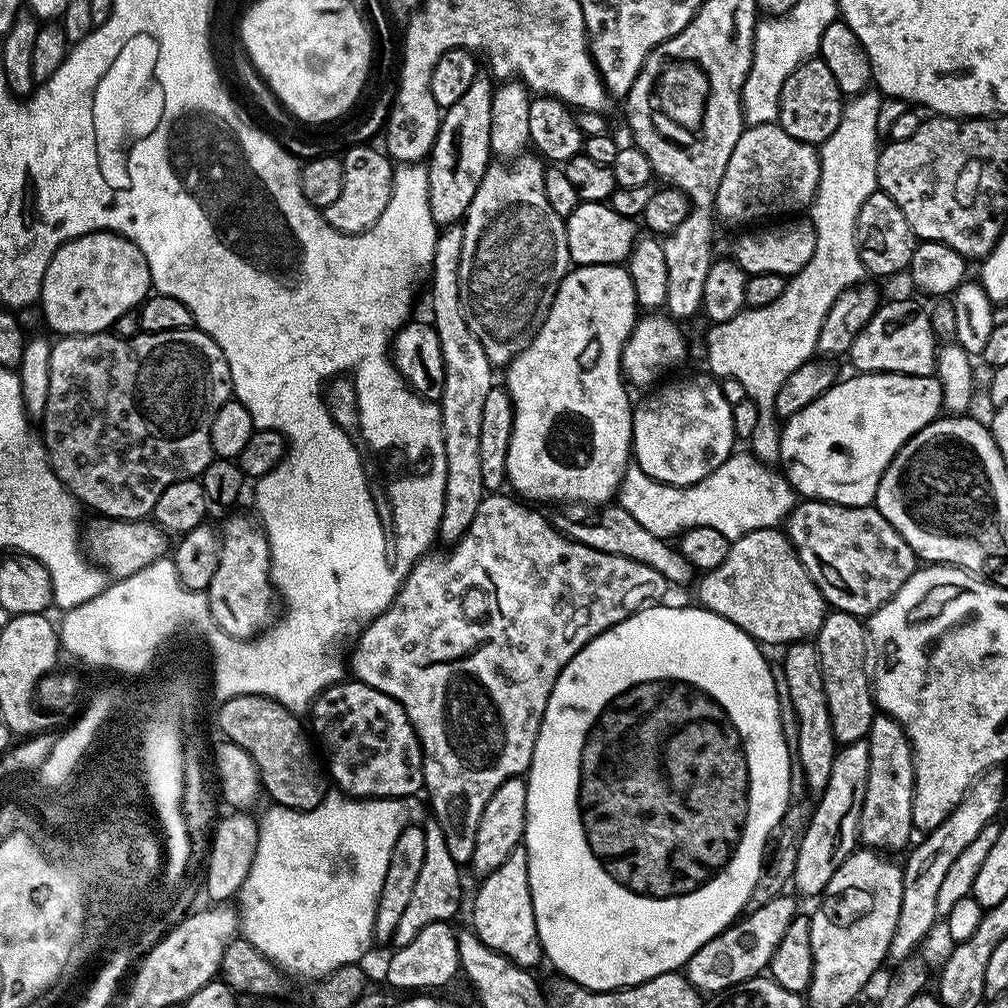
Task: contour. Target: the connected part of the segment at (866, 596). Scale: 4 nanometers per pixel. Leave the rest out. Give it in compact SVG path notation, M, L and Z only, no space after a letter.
M804 498L797 503L786 521L788 540L796 548L802 566L806 566L806 574L818 586L825 600L835 611L849 612L861 618L867 618L877 612L894 594L898 594L900 587L916 573L918 557L910 550L910 546L882 518L882 514L875 506L855 508L845 504L832 504L828 500Z

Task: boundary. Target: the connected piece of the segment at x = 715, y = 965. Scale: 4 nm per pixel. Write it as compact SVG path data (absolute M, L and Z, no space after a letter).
M782 894L766 902L766 906L751 909L743 918L729 924L714 939L700 947L686 965L689 982L702 994L708 992L723 994L736 984L753 980L755 976L761 975L767 969L774 950L778 950L782 934L786 934L786 928L798 915L797 897L788 895Z

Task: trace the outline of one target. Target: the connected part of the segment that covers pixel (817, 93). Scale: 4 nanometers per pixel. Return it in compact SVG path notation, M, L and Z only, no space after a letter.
M820 58L804 60L782 86L778 123L782 130L786 130L786 134L790 134L790 138L819 146L826 138L830 138L830 134L834 134L834 130L838 130L845 103L846 96L840 92L826 62Z

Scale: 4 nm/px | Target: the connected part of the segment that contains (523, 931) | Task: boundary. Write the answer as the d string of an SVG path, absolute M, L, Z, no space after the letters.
M518 846L489 876L479 881L480 889L472 900L471 931L490 950L505 956L520 968L535 969L535 964L542 960L542 949L538 938L538 926L534 918L532 891L530 890L530 870L528 869L528 852Z

